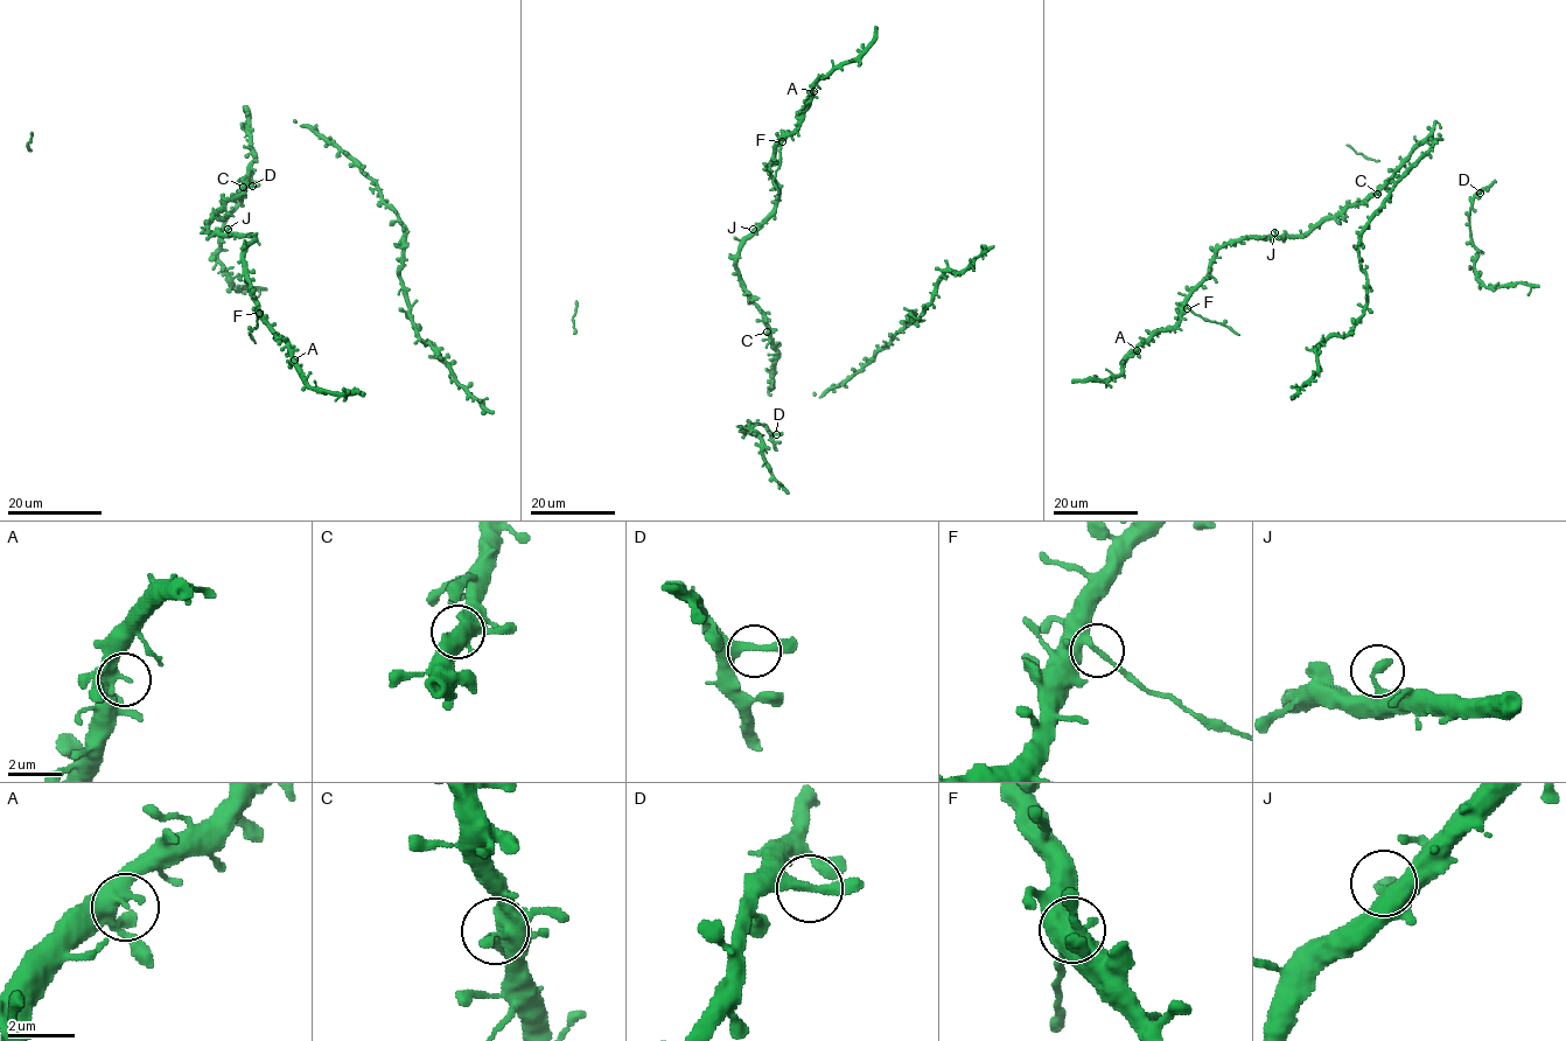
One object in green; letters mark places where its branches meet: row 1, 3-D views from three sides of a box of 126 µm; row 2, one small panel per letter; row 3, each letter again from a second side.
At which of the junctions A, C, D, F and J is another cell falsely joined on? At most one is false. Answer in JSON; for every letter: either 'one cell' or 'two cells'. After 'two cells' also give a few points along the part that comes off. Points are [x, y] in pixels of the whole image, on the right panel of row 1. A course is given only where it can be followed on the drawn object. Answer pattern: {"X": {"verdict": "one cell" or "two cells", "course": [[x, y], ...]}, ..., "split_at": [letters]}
{"A": {"verdict": "one cell"}, "C": {"verdict": "one cell"}, "D": {"verdict": "one cell"}, "F": {"verdict": "two cells", "course": [[1188, 307], [1229, 327], [1238, 335]]}, "J": {"verdict": "one cell"}, "split_at": ["F"]}

